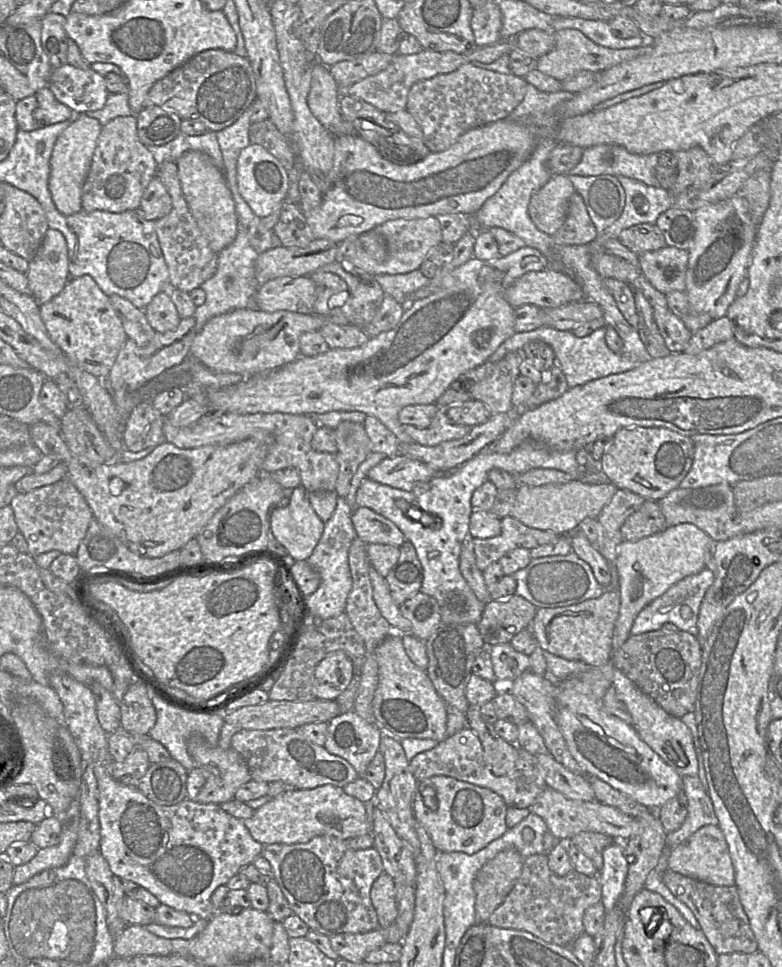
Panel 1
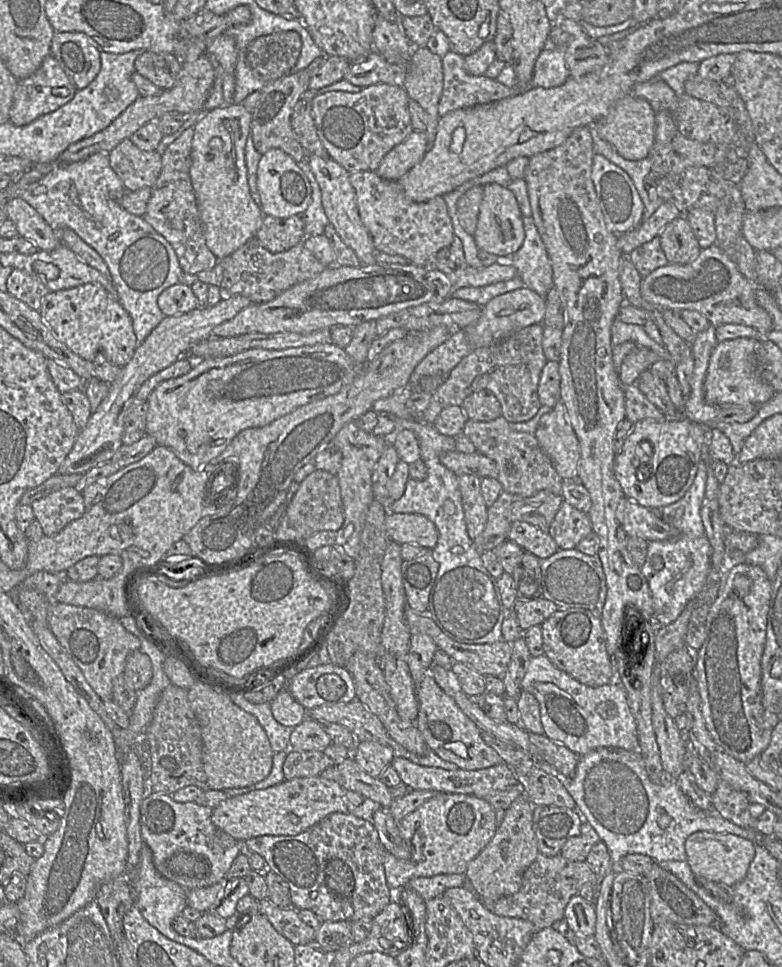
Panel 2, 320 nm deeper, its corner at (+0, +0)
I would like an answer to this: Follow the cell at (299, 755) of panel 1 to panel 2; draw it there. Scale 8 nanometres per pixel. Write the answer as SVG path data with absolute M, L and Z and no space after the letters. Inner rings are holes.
M353 757L338 764L337 769L342 775L342 787L345 791L354 791L378 802L383 809L390 807L393 797L389 788L379 778L368 775Z

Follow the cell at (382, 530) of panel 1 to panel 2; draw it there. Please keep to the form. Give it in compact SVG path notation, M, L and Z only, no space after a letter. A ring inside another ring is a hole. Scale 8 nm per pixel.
M389 512L385 520L390 540L402 545L414 543L432 550L438 541L438 530L433 522L421 514Z

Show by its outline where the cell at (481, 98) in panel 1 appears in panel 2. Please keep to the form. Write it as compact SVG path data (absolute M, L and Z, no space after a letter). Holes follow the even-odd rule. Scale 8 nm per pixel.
M452 50L442 57L442 69L443 90L438 104L440 117L457 109L498 101L525 90L505 86L485 75L469 74L464 66L464 57Z

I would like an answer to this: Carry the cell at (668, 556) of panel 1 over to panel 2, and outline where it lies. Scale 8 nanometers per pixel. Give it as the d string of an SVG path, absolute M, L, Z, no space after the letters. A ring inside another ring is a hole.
M543 654L531 658L521 689L532 694L539 703L543 734L578 756L599 748L639 749L636 722L617 670L608 684L589 687L557 668Z

